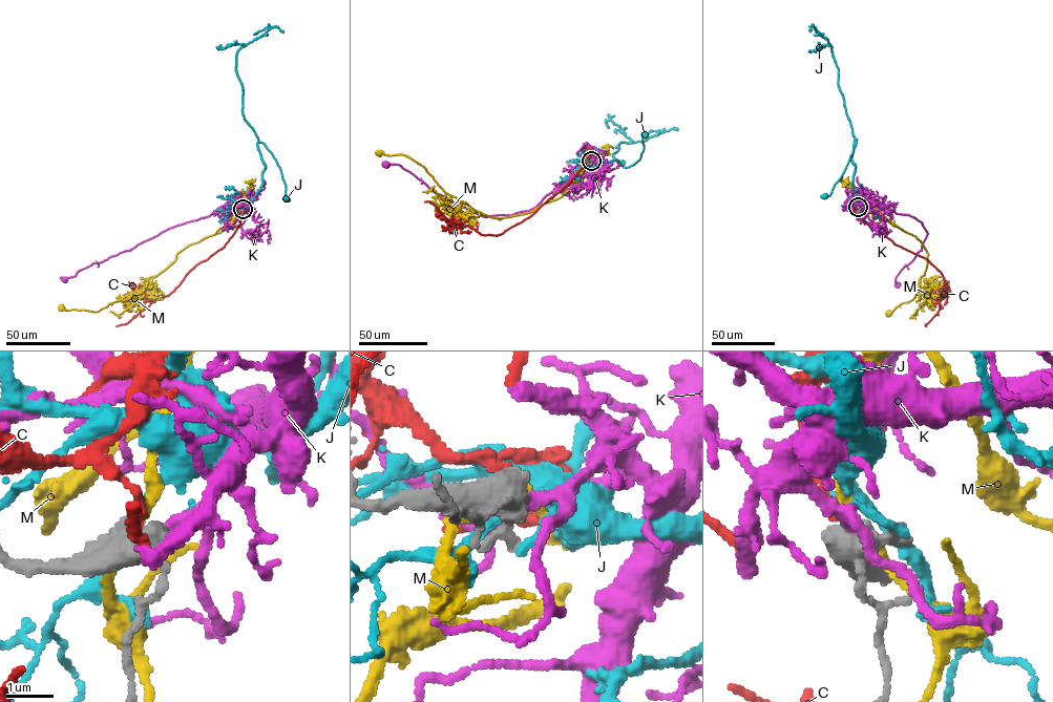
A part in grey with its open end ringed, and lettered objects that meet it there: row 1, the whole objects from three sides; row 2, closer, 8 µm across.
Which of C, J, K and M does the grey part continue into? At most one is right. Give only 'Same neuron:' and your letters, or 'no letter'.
Same neuron: K

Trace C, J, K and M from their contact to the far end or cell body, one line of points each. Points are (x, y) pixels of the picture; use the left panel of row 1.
C: (241, 209), (237, 207), (241, 211), (239, 224), (223, 248), (190, 270), (169, 294), (117, 325)
J: (241, 209), (261, 185), (265, 165), (258, 142), (264, 144), (276, 161), (287, 198)
K: (243, 209), (246, 206), (233, 204), (208, 216), (169, 228), (65, 279)
M: (241, 209), (243, 204), (215, 233), (180, 251), (140, 293), (98, 311), (62, 307)

